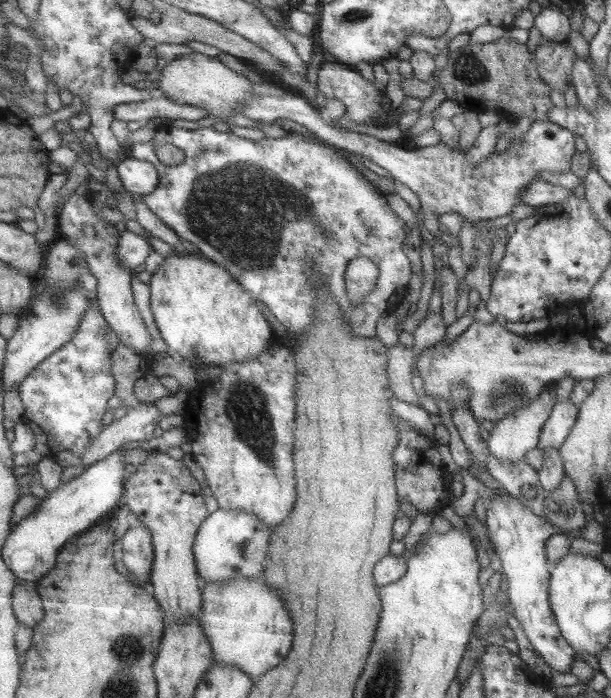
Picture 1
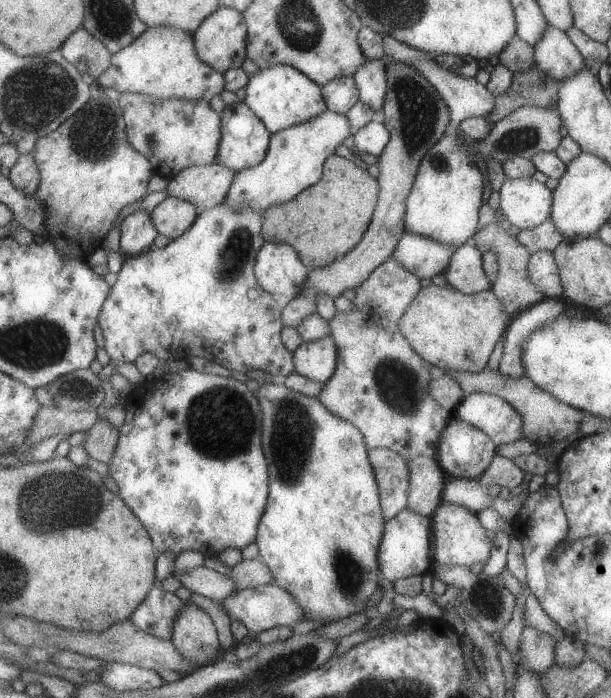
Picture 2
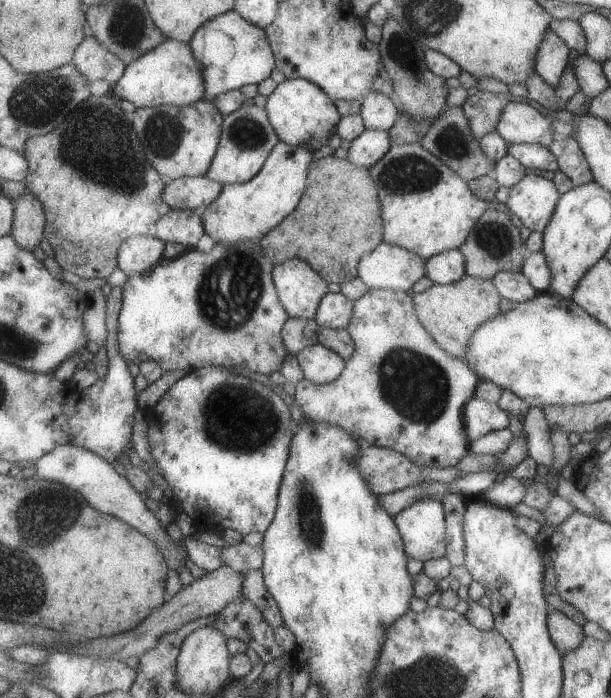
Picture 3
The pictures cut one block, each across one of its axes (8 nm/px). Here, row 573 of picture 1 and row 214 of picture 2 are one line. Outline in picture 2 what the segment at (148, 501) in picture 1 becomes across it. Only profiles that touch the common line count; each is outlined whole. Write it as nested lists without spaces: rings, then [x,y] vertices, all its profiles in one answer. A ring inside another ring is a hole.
[[[167,196],[151,213],[157,230],[172,241],[181,238],[200,215],[195,204],[172,196]]]

